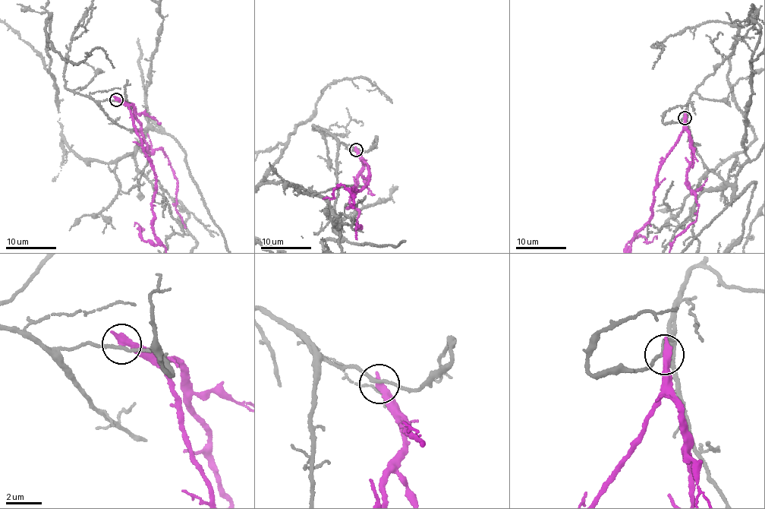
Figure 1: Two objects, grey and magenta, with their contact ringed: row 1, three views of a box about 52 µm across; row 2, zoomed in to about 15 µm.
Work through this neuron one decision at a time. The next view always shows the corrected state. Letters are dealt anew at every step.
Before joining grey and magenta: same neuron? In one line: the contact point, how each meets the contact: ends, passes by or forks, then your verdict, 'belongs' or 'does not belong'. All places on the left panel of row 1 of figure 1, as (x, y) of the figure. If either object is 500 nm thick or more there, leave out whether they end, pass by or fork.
at (116, 99); does not belong

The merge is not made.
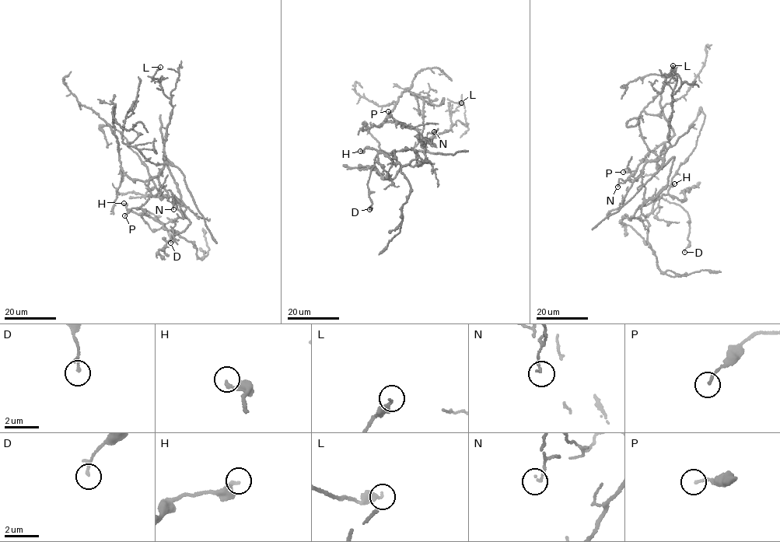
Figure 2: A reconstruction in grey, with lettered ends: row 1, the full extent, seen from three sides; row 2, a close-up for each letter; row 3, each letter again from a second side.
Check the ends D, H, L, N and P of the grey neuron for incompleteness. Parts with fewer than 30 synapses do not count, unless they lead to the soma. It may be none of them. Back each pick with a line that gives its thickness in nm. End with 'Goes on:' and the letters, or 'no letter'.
Goes on: no letter

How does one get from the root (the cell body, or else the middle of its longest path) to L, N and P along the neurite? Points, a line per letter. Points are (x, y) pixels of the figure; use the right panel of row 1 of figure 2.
L: (643, 169), (648, 161), (664, 157), (670, 145), (667, 133), (676, 78), (671, 71), (673, 65)
N: (643, 169), (636, 179), (624, 182), (620, 179), (617, 187)
P: (643, 169), (646, 159), (638, 166), (634, 174), (623, 172)

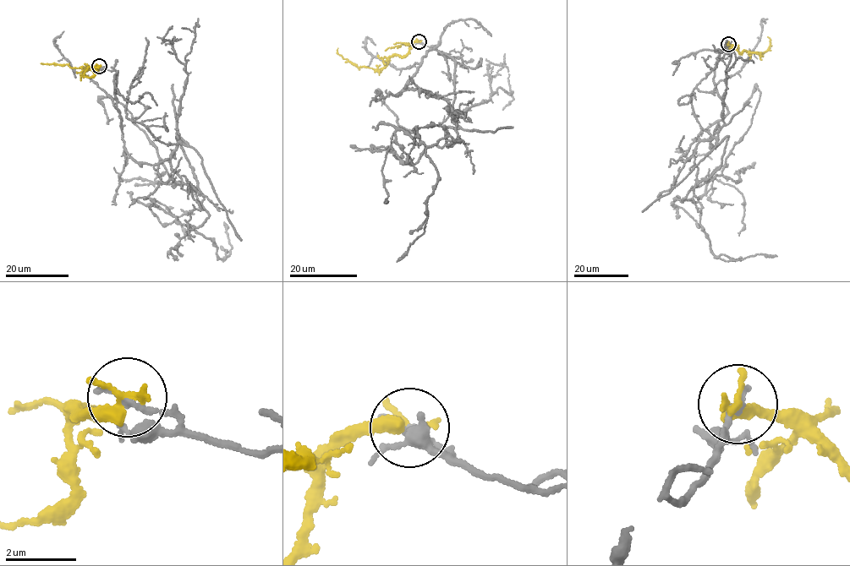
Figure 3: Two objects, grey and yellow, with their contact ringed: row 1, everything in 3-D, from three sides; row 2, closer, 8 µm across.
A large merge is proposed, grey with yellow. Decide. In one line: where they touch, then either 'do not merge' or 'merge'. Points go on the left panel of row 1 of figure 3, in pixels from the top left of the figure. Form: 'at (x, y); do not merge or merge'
at (99, 66); do not merge

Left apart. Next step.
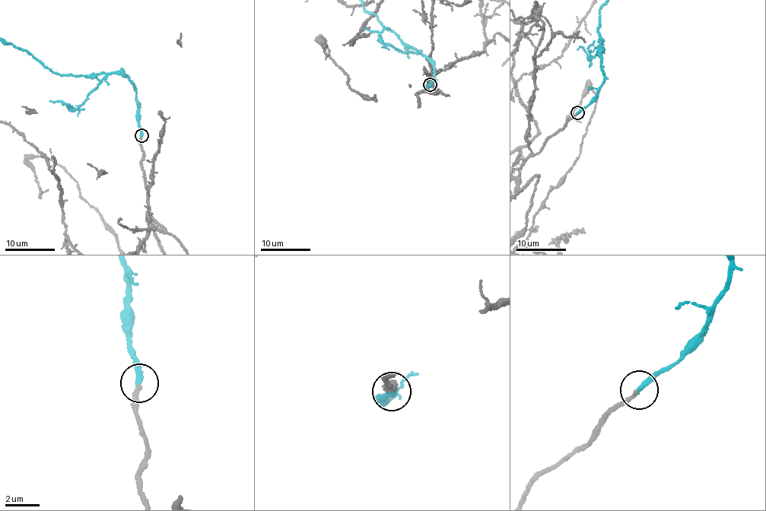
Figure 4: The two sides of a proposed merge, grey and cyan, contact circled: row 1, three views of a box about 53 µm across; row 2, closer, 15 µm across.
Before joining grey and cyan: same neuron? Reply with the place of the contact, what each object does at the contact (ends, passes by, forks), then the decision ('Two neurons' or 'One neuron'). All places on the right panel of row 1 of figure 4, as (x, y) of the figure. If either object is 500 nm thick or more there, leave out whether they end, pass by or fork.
Place: (577, 112). At the ring grey ends. At the ring cyan ends. One neuron

